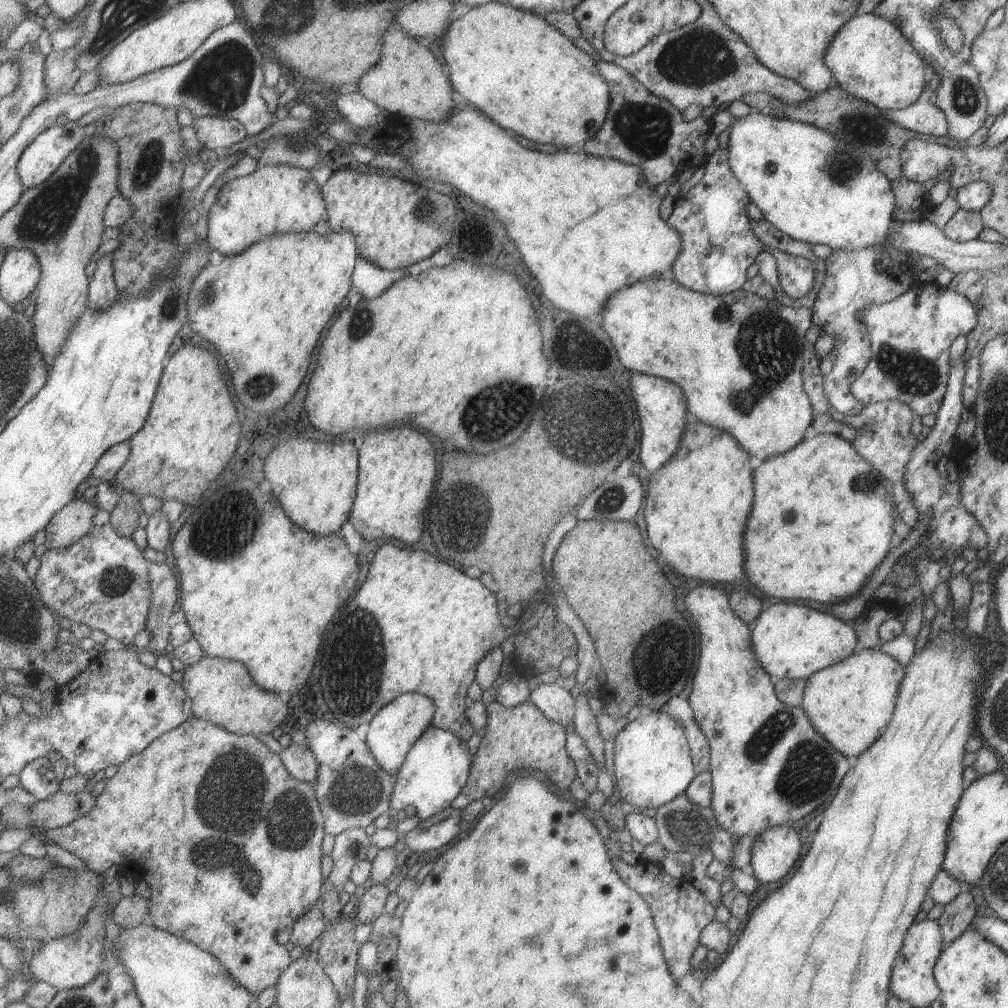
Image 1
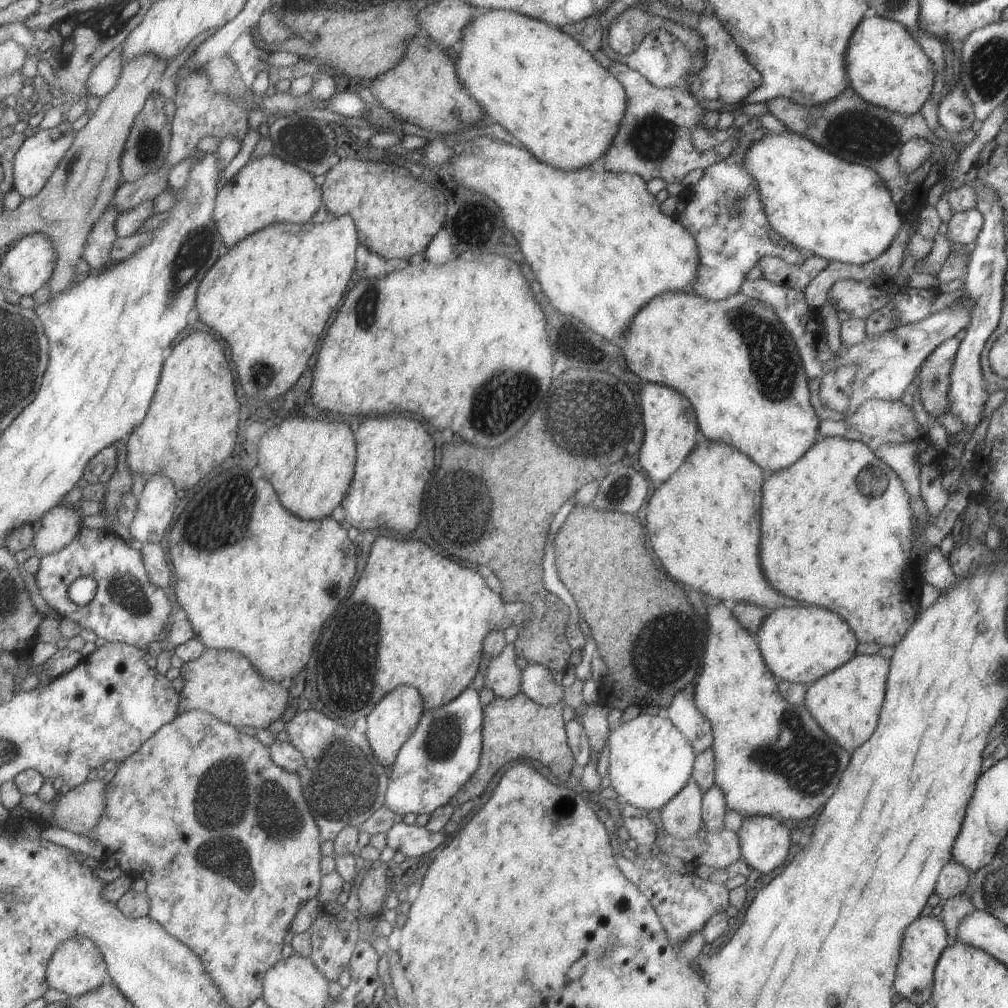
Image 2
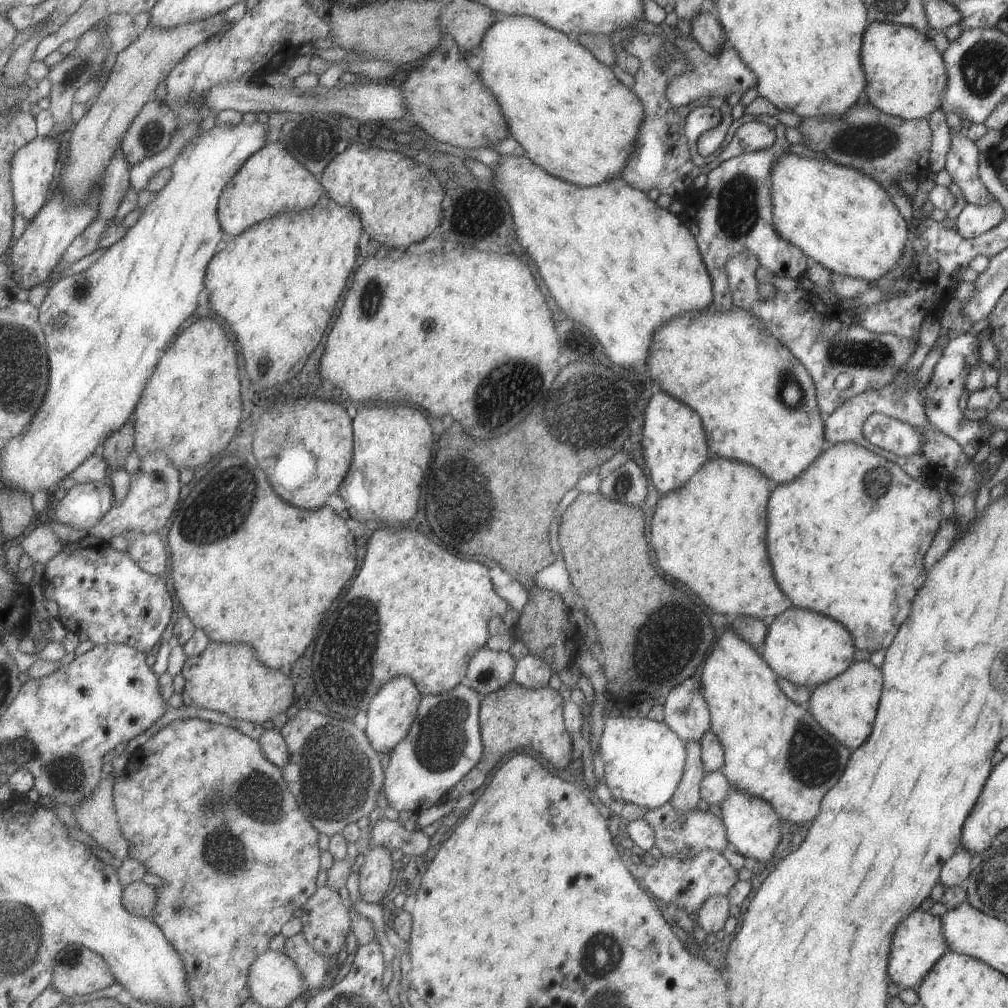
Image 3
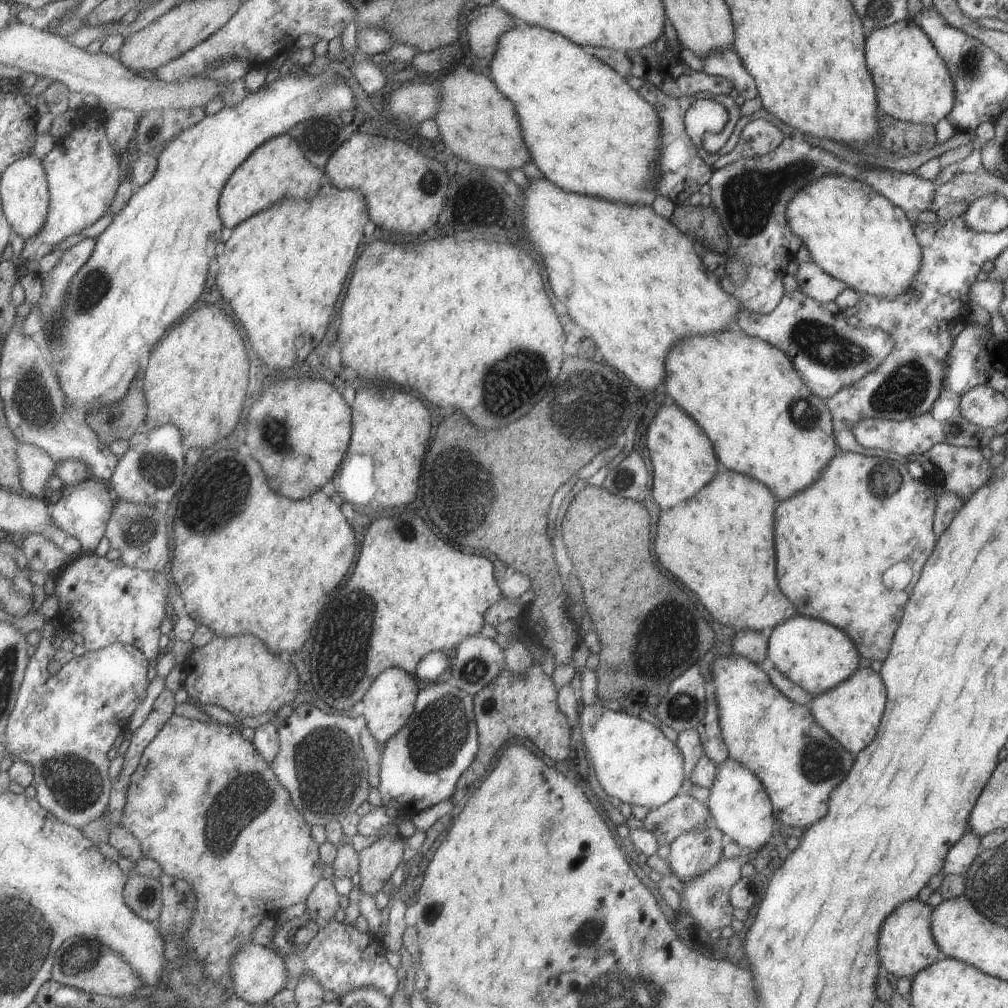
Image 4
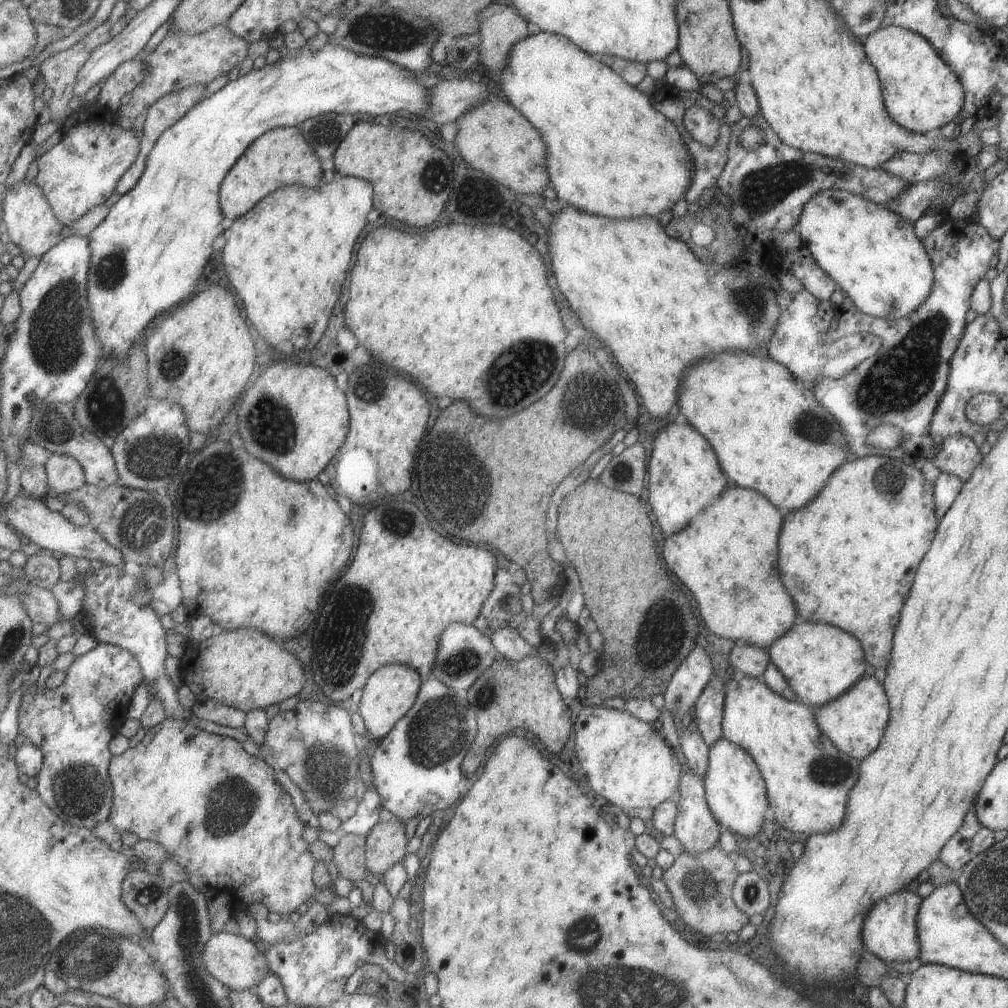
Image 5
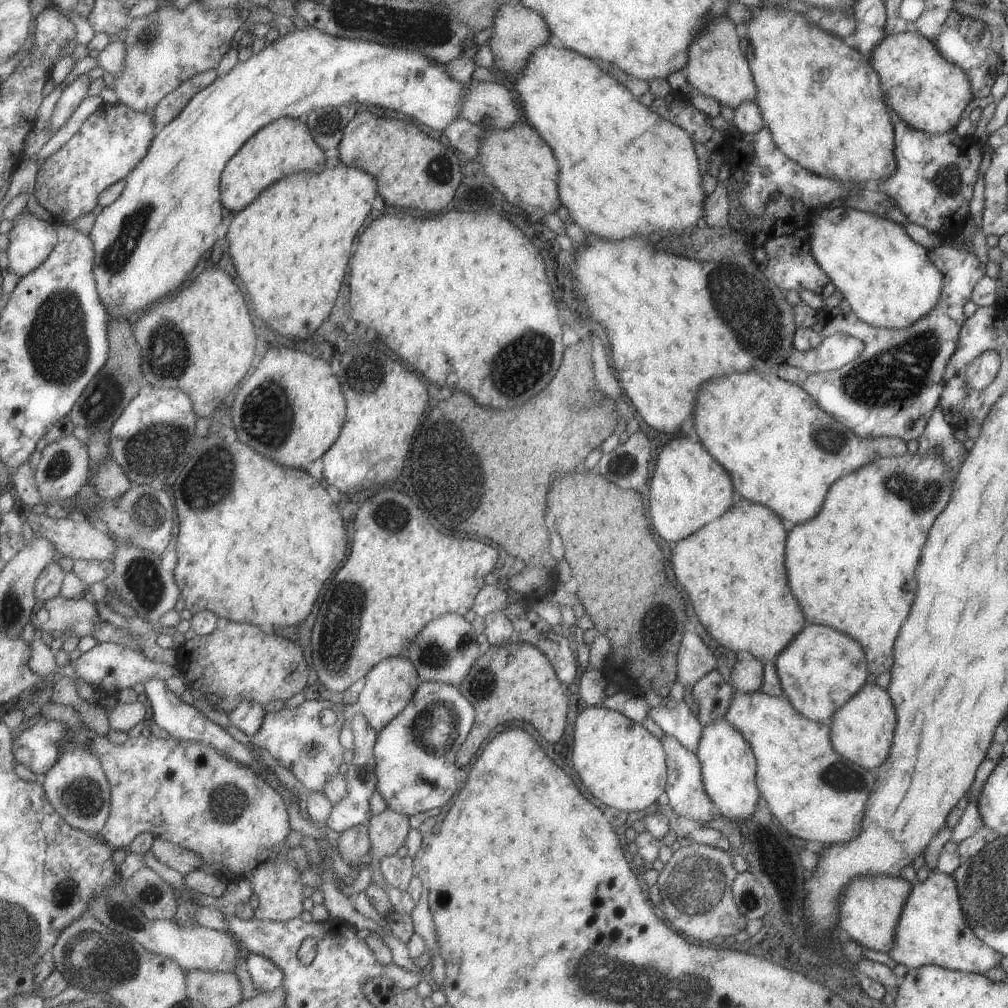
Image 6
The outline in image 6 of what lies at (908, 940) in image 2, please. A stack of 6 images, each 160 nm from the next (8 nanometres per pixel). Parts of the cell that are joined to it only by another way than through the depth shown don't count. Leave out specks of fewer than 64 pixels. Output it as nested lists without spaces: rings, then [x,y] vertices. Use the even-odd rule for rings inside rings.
[[[899,876],[856,877],[846,885],[840,897],[838,929],[845,931],[861,947],[888,954],[893,949],[894,931],[911,888],[911,883]]]

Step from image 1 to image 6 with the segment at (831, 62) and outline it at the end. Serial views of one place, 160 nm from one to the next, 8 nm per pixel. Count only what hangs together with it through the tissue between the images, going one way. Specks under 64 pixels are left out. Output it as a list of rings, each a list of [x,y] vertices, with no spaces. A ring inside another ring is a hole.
[[[903,32],[883,37],[868,58],[890,109],[906,126],[928,134],[952,131],[972,99],[968,77],[938,54],[933,44],[920,33]]]

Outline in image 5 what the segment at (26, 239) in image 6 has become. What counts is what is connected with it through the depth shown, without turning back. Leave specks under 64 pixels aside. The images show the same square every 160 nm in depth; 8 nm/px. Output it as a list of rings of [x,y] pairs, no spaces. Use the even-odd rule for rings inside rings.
[[[25,178],[7,192],[4,206],[4,230],[7,231],[10,242],[13,242],[17,248],[23,251],[21,252],[23,257],[42,258],[51,248],[63,242],[65,238],[74,236],[75,230],[68,228],[56,218],[56,213],[49,204],[45,192],[41,192],[35,179]]]

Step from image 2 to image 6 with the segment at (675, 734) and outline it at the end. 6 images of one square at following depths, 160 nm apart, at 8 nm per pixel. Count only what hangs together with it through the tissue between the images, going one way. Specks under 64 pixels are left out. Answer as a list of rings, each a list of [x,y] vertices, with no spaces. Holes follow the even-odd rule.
[[[589,705],[575,718],[571,750],[573,769],[592,798],[619,812],[631,813],[653,805],[666,786],[666,761],[660,738],[623,714]]]

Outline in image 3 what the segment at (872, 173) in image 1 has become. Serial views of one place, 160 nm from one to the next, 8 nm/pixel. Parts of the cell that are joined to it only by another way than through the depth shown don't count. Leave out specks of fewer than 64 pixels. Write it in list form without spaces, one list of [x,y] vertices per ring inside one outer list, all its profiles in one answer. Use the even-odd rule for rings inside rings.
[[[787,152],[781,154],[781,156],[773,162],[773,166],[771,166],[771,204],[773,204],[771,213],[773,216],[773,228],[775,228],[777,234],[786,242],[797,246],[810,262],[819,264],[822,268],[825,268],[825,270],[829,270],[830,273],[837,273],[849,278],[857,278],[857,280],[862,279],[869,284],[875,284],[881,276],[885,276],[887,272],[891,272],[891,268],[895,268],[897,260],[901,260],[905,242],[907,242],[910,237],[909,222],[901,217],[899,210],[897,210],[889,198],[890,197],[885,193],[885,189],[875,182],[875,180],[866,176],[865,173],[861,173],[852,167],[834,164],[828,159],[806,158],[805,156],[797,156],[797,154]]]

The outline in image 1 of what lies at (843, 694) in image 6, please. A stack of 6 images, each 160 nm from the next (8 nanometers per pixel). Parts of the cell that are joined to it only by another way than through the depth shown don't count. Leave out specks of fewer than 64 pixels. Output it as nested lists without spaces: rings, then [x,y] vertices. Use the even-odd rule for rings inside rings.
[[[775,602],[750,626],[753,654],[761,668],[774,679],[803,679],[849,656],[857,644],[851,622],[838,619],[831,612],[819,612],[801,604]]]

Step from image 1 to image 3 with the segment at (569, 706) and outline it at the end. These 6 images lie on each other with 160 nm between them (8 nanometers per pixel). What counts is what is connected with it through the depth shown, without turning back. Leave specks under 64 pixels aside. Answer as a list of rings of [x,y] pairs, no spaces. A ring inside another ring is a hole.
[[[527,654],[515,662],[512,681],[525,688],[543,688],[548,686],[551,675],[549,666],[542,659]]]

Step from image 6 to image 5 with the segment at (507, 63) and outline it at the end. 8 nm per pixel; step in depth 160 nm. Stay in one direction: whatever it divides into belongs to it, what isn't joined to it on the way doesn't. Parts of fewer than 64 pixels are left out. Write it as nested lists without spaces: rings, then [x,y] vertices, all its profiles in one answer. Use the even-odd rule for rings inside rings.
[[[493,4],[485,6],[479,14],[479,58],[487,68],[502,70],[509,50],[529,36],[532,27],[513,6]]]

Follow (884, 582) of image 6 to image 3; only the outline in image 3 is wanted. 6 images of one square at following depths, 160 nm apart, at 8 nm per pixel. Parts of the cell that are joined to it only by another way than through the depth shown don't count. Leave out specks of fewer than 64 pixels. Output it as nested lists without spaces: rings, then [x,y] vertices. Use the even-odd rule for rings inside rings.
[[[851,442],[833,444],[829,450],[821,452],[795,480],[791,480],[789,484],[775,486],[773,492],[769,494],[769,502],[767,502],[767,554],[769,554],[771,566],[773,566],[775,580],[781,584],[779,586],[781,592],[785,592],[785,596],[789,596],[789,600],[793,602],[792,607],[817,612],[817,614],[827,616],[841,624],[852,637],[854,649],[866,650],[869,654],[887,649],[903,620],[911,613],[913,596],[923,585],[926,576],[923,558],[937,533],[939,522],[941,522],[940,504],[941,494],[935,487],[929,488],[922,483],[922,480],[910,478],[897,464],[888,462],[885,458],[865,450],[865,447],[857,446]]]

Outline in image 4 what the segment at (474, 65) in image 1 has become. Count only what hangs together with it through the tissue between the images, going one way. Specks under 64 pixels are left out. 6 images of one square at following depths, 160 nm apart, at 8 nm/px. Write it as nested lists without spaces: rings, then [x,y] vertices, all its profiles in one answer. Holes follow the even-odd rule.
[[[515,23],[497,38],[493,56],[484,63],[497,90],[511,101],[530,160],[543,177],[570,193],[631,204],[653,202],[657,194],[648,184],[653,177],[660,178],[660,171],[656,170],[656,156],[660,154],[660,119],[655,109],[629,87],[626,79],[561,34],[522,23]]]

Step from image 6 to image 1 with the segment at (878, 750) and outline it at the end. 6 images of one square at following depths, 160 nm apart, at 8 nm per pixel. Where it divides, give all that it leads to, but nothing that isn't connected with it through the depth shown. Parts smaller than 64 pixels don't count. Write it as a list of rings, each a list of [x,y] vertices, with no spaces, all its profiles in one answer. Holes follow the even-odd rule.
[[[878,648],[853,651],[838,663],[814,672],[804,680],[801,708],[824,739],[837,752],[853,760],[853,756],[861,754],[881,736],[881,732],[885,732],[903,677],[903,664]]]

